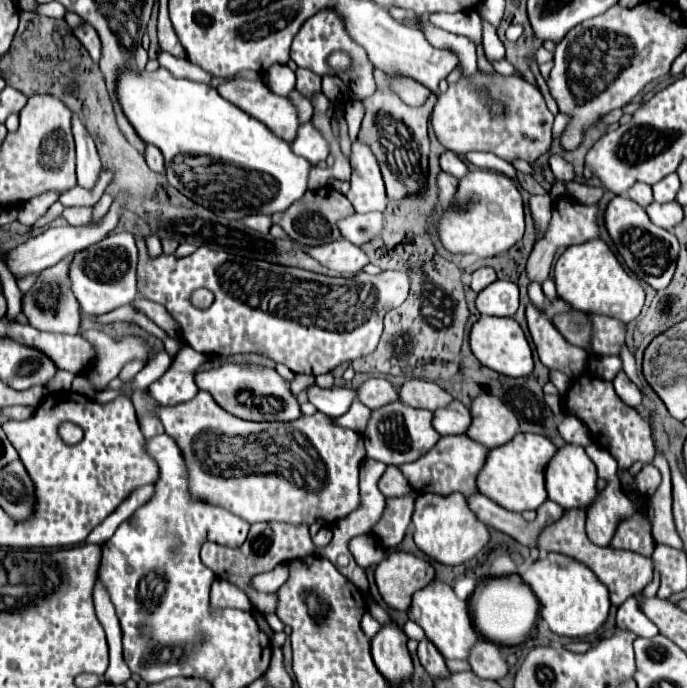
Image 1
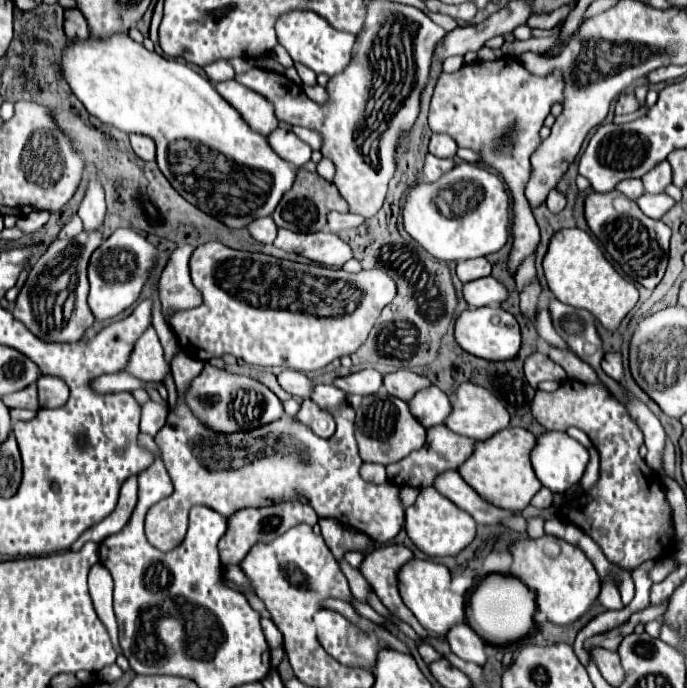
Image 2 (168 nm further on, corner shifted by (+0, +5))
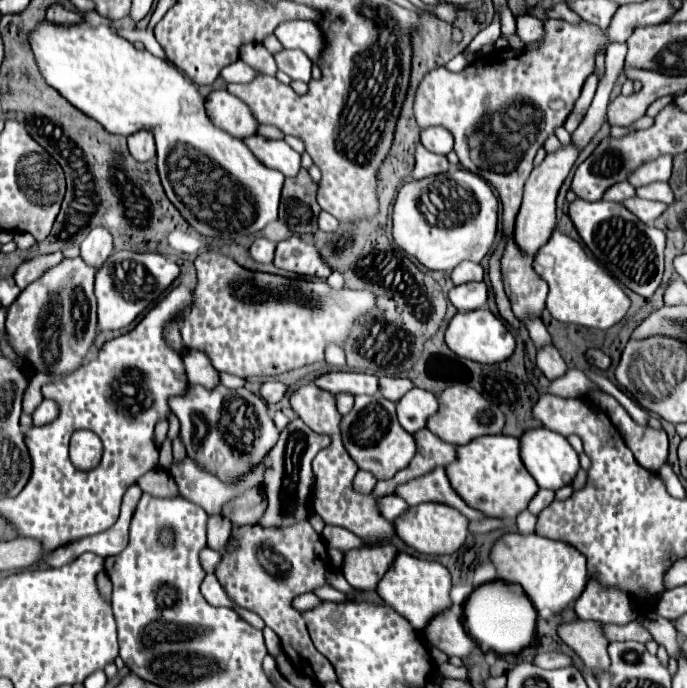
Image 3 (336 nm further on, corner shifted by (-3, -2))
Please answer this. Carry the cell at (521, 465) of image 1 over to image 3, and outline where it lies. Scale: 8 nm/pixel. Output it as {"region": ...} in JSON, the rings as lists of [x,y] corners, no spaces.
{"region":[[[506,434],[478,436],[464,446],[456,446],[456,460],[446,466],[446,476],[454,492],[488,518],[516,518],[538,492],[536,480],[520,460],[520,442]]]}

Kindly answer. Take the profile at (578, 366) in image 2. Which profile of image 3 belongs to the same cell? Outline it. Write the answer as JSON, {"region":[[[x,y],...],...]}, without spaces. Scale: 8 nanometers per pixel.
{"region":[[[590,392],[592,402],[610,416],[612,424],[622,434],[624,442],[632,450],[634,458],[640,466],[650,472],[658,472],[668,460],[668,436],[662,428],[650,428],[636,424],[628,412],[608,394]]]}

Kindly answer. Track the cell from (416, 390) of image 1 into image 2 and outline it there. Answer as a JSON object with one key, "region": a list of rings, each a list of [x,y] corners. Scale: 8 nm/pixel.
{"region":[[[401,369],[401,371],[385,375],[383,385],[391,395],[395,395],[395,397],[399,397],[403,401],[409,401],[417,391],[431,387],[431,381],[427,377],[423,377],[423,375]]]}

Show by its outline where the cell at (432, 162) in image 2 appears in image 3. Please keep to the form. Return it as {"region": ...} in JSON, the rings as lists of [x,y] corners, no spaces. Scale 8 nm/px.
{"region":[[[416,144],[416,154],[414,156],[416,156],[416,166],[412,170],[412,178],[416,178],[416,180],[448,170],[446,156],[434,154],[434,152],[426,150],[422,144]]]}

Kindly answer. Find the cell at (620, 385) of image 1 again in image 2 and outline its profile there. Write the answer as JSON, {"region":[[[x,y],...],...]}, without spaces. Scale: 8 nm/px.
{"region":[[[605,353],[601,367],[609,377],[613,377],[619,383],[623,383],[623,361],[621,361],[619,353]]]}

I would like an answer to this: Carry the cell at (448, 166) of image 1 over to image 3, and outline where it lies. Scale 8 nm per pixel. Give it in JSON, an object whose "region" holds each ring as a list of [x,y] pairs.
{"region":[[[432,126],[432,128],[424,128],[420,132],[420,142],[430,150],[430,152],[436,152],[436,154],[448,154],[452,150],[452,134],[442,128],[442,126]]]}

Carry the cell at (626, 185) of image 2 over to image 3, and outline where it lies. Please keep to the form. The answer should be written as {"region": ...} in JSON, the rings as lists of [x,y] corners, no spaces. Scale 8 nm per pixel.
{"region":[[[618,182],[618,184],[612,184],[606,192],[604,192],[604,200],[614,200],[614,202],[622,202],[626,198],[632,198],[636,192],[634,188],[628,184],[628,182]]]}

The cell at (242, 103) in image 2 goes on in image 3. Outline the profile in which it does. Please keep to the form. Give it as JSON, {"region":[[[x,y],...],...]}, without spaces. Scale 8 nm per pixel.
{"region":[[[228,90],[210,92],[204,104],[212,124],[222,128],[224,132],[232,134],[234,138],[248,138],[256,134],[258,122],[252,120],[248,108],[240,98],[232,96]]]}

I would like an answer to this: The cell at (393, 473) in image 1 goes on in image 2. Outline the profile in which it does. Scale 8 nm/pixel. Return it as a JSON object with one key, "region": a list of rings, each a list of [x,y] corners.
{"region":[[[363,463],[361,465],[361,477],[365,481],[371,481],[371,483],[387,483],[387,473],[385,473],[385,465],[375,465],[375,463]]]}

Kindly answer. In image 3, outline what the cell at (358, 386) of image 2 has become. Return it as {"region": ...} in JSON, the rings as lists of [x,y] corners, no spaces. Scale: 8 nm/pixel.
{"region":[[[326,372],[314,380],[314,384],[330,394],[336,392],[352,392],[358,394],[376,394],[378,378],[372,374],[356,374],[356,372]]]}

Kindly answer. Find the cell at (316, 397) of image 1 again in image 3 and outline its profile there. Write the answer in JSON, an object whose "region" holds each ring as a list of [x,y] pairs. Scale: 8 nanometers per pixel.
{"region":[[[264,382],[264,384],[260,386],[258,396],[264,398],[266,404],[276,404],[276,402],[282,400],[284,392],[286,392],[286,386],[284,386],[282,382]]]}

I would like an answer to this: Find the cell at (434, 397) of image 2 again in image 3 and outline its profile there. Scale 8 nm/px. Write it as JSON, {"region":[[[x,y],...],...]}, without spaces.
{"region":[[[412,388],[412,392],[406,392],[396,404],[400,426],[406,432],[414,434],[416,430],[426,426],[426,420],[428,416],[432,416],[432,412],[436,412],[436,406],[436,396],[432,392]]]}

